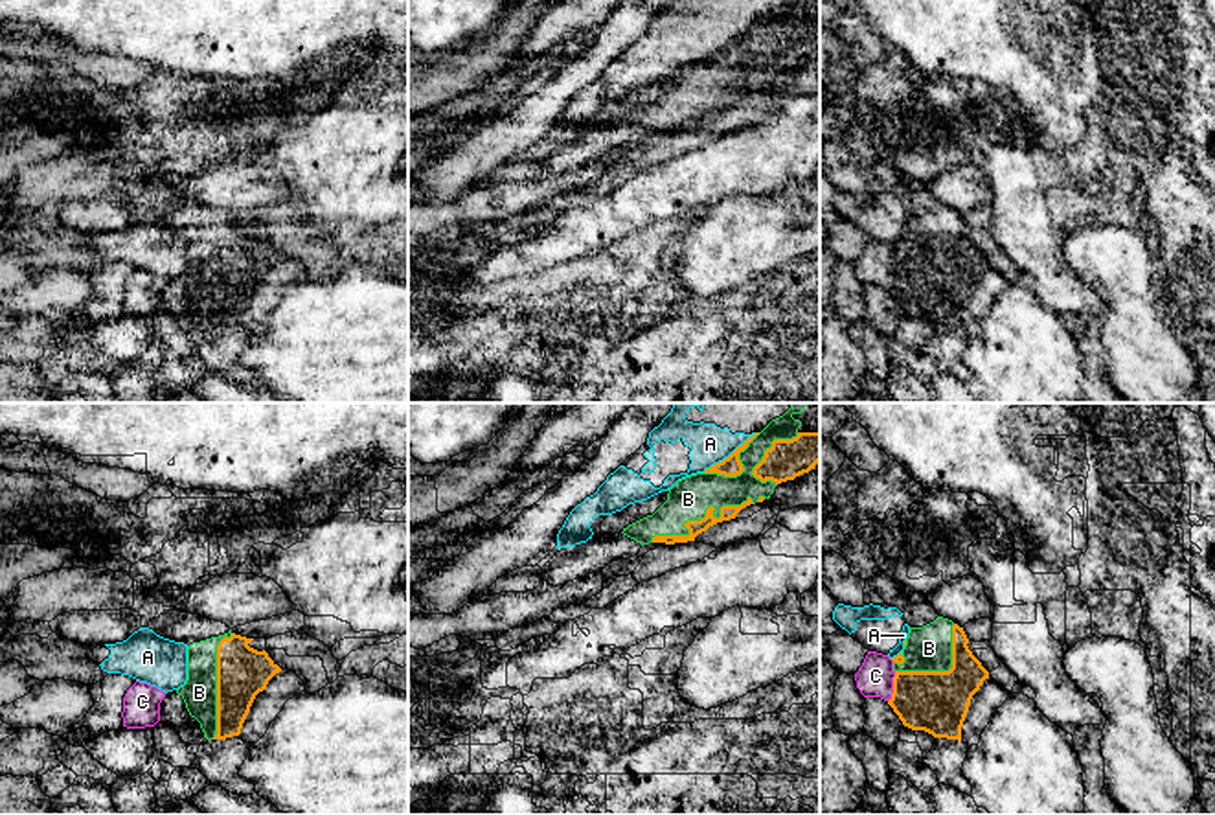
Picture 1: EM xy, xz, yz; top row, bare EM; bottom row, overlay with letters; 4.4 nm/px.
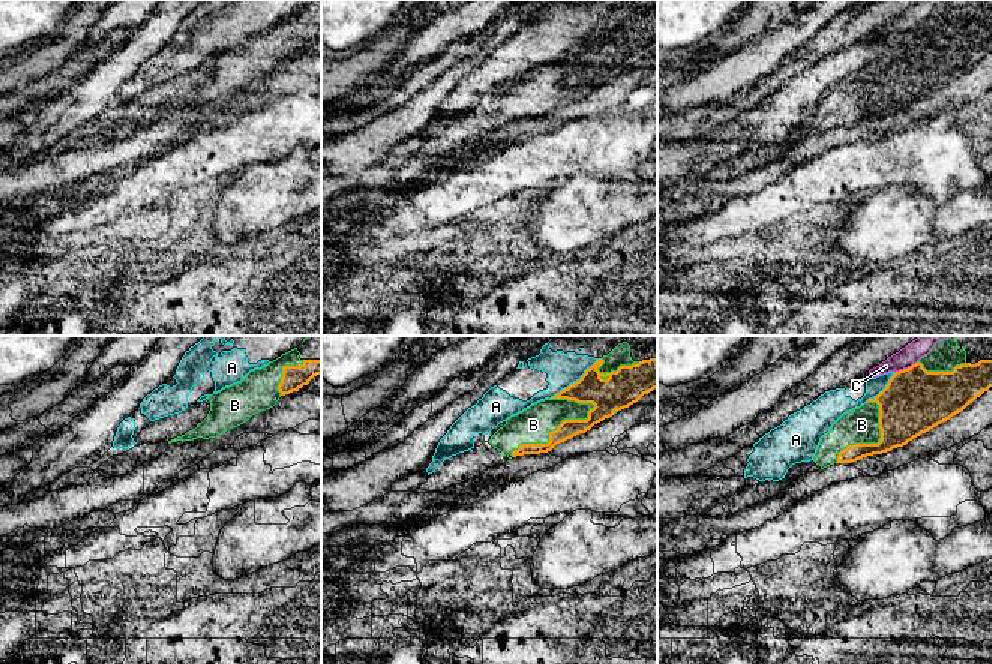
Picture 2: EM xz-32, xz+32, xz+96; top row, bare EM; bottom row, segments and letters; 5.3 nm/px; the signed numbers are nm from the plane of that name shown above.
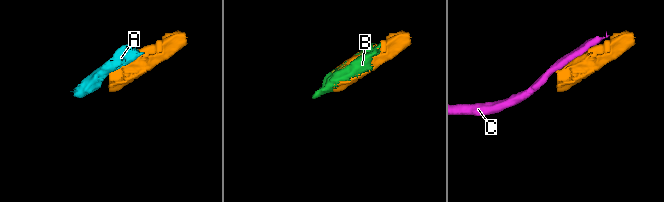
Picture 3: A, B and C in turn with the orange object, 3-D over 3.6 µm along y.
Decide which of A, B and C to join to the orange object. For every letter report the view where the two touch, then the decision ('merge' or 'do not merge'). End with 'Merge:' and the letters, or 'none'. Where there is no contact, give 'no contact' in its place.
A: meets orange in xz; do not merge
B: meets orange in xz; merge
C: meets orange in yz; do not merge
Merge: B

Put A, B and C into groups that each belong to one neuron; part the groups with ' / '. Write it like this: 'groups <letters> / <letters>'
groups A / B / C

